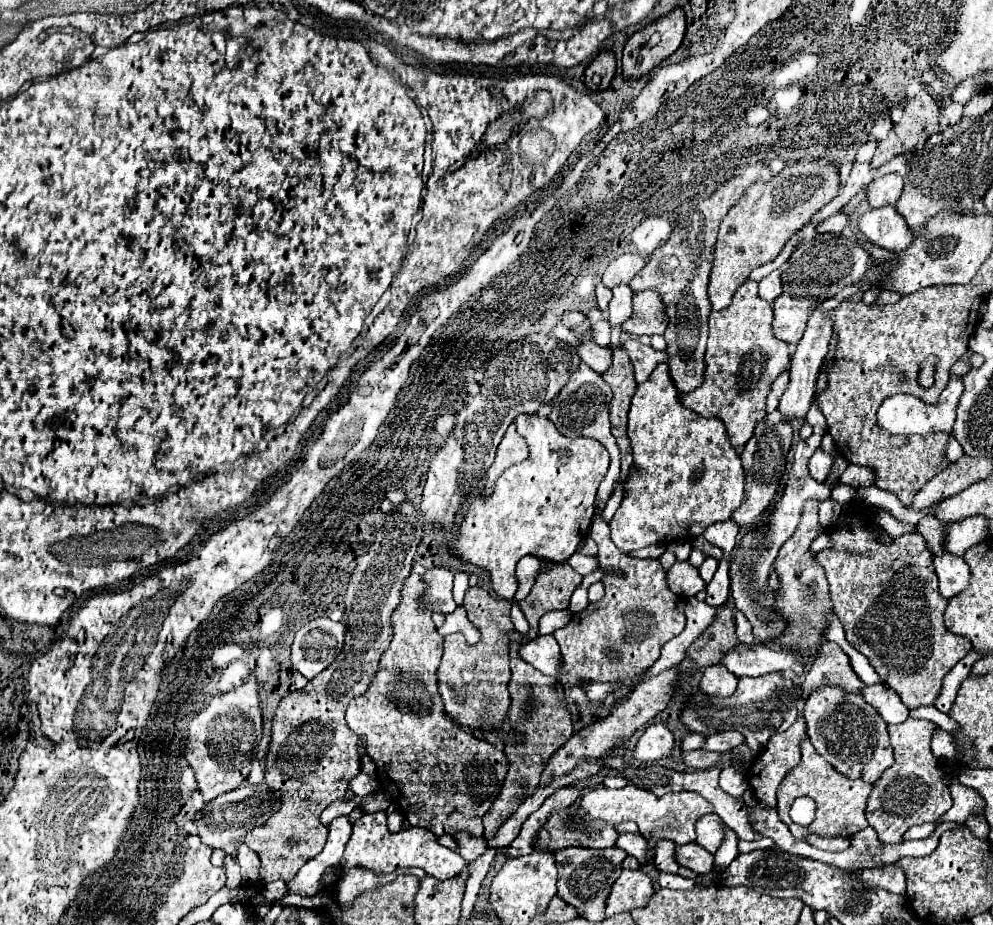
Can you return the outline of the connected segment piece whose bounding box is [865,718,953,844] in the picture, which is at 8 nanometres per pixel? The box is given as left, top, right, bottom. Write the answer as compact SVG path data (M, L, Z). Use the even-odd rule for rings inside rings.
M907 718L903 724L889 726L895 764L887 772L883 772L883 776L873 784L865 810L869 826L877 830L879 840L885 844L899 844L903 832L909 826L935 822L953 806L941 764L929 748L933 728L933 722L915 718Z

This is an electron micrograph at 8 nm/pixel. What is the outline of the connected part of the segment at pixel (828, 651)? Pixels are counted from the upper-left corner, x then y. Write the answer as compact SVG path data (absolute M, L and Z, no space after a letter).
M823 642L819 646L819 656L813 660L813 668L809 670L803 686L803 698L799 702L799 708L803 708L805 698L809 698L809 692L823 684L839 684L845 690L861 692L865 686L857 674L853 672L847 654L835 644L835 642Z

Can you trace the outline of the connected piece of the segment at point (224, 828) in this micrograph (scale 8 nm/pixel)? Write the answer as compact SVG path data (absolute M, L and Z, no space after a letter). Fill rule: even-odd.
M245 782L239 788L213 799L205 809L199 811L203 814L198 813L194 819L197 824L197 834L201 836L201 842L211 846L211 848L221 848L227 854L237 852L237 846L245 838L245 834L249 830L253 830L255 826L259 826L259 820L257 820L255 814L257 814L257 808L263 804L263 800L267 804L273 802L273 800L279 800L279 792L271 790L267 784L251 786L251 784ZM205 812L208 813L205 814ZM247 824L253 824L253 826L247 830Z

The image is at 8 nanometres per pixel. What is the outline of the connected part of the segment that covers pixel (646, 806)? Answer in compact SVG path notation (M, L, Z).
M627 784L621 790L609 790L605 786L595 788L581 798L581 806L593 818L603 818L609 824L619 824L621 820L633 820L647 842L647 858L655 856L655 846L659 840L671 840L677 846L695 842L697 818L713 812L713 806L699 794L691 794L683 790L683 792L671 792L661 798L655 798L655 794L651 794L649 790L641 790L631 784Z

